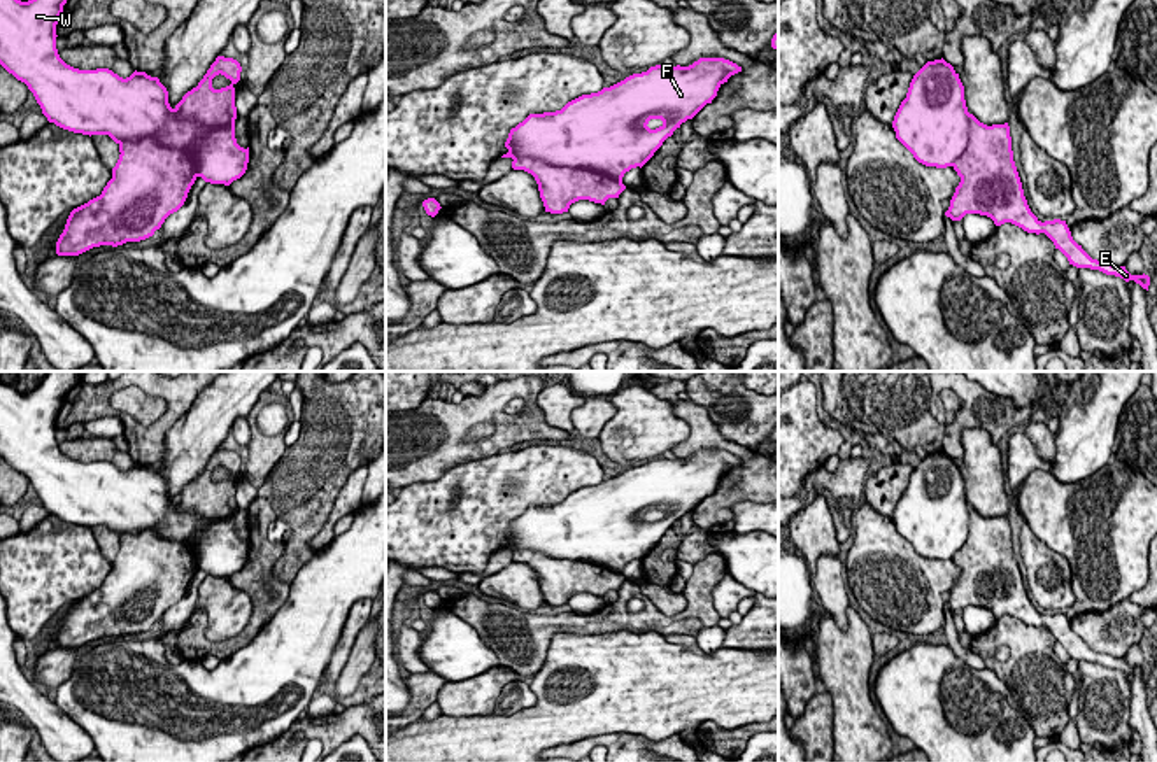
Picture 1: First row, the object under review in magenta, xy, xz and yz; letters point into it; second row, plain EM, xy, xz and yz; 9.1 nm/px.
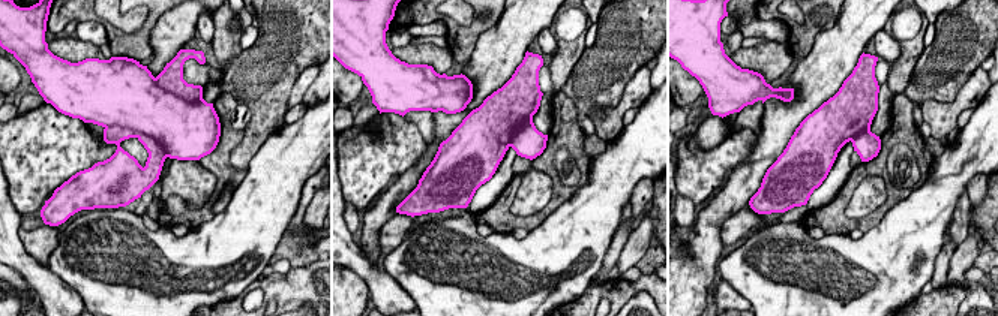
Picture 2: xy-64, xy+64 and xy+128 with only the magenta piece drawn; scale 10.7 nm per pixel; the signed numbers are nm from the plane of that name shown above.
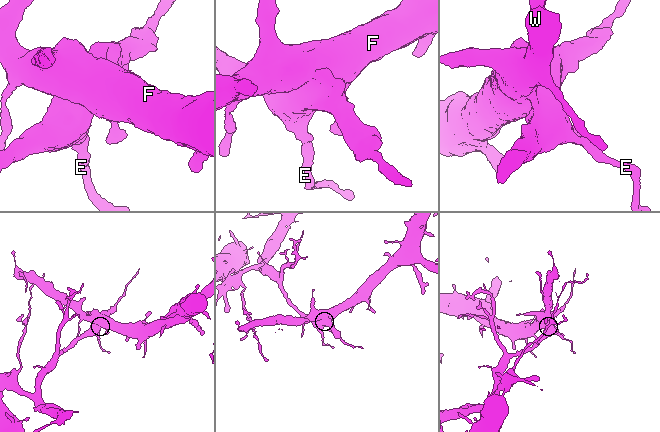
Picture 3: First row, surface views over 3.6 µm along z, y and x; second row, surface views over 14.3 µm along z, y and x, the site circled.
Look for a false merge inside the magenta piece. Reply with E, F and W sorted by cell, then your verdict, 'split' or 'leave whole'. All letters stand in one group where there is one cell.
E / F W; split

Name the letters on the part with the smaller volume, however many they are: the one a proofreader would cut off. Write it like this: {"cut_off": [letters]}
{"cut_off": ["E"]}

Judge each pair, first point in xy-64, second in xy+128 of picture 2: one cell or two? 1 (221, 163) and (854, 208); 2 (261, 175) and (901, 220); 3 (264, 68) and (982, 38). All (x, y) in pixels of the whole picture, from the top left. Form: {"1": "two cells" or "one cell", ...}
{"1": "two cells", "2": "one cell", "3": "one cell"}

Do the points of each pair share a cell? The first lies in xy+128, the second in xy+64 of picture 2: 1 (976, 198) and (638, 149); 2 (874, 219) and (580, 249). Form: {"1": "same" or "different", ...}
{"1": "different", "2": "different"}

